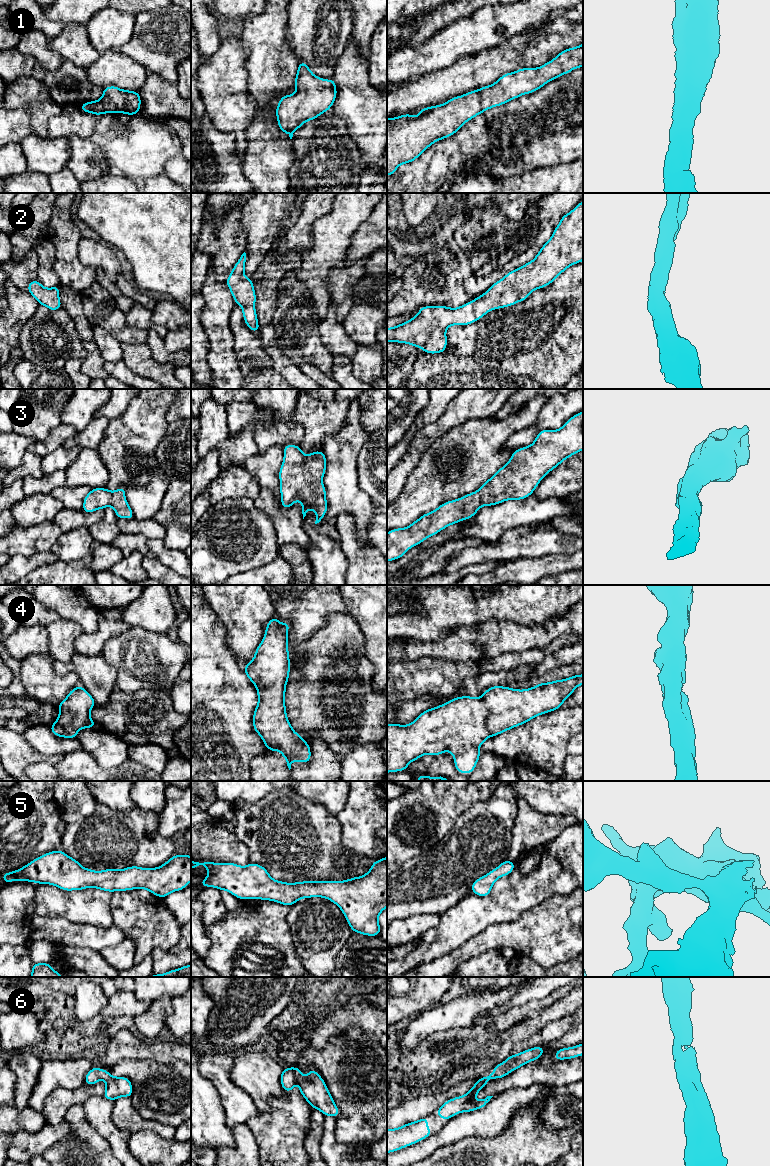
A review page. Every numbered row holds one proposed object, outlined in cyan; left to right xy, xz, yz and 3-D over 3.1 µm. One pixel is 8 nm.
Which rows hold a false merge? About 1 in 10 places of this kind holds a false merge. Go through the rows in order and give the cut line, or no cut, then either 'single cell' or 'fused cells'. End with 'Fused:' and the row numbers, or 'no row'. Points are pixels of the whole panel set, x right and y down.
1: no cut; single cell
2: no cut; single cell
3: no cut; single cell
4: no cut; single cell
5: no cut; single cell
6: no cut; single cell
Fused: no row

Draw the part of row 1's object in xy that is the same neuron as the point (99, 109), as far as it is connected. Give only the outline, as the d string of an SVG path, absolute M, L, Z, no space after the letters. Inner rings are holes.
M108 86L103 88L103 95L97 101L83 103L79 108L86 113L98 116L106 113L124 113L130 116L139 113L141 98L138 91L129 91Z

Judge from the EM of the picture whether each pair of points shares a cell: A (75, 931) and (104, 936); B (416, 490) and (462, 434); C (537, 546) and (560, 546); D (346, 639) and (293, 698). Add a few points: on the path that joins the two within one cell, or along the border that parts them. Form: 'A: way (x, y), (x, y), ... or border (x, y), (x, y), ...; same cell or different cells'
A: way (82, 936), (97, 936); same cell
B: way (430, 473), (430, 454), (434, 451), (445, 450); same cell
C: way (543, 546), (554, 546); same cell
D: way (330, 652), (326, 655), (326, 665), (309, 682); same cell

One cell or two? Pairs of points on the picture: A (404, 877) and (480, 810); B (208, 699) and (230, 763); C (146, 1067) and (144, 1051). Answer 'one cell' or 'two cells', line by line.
A: one cell
B: one cell
C: two cells

